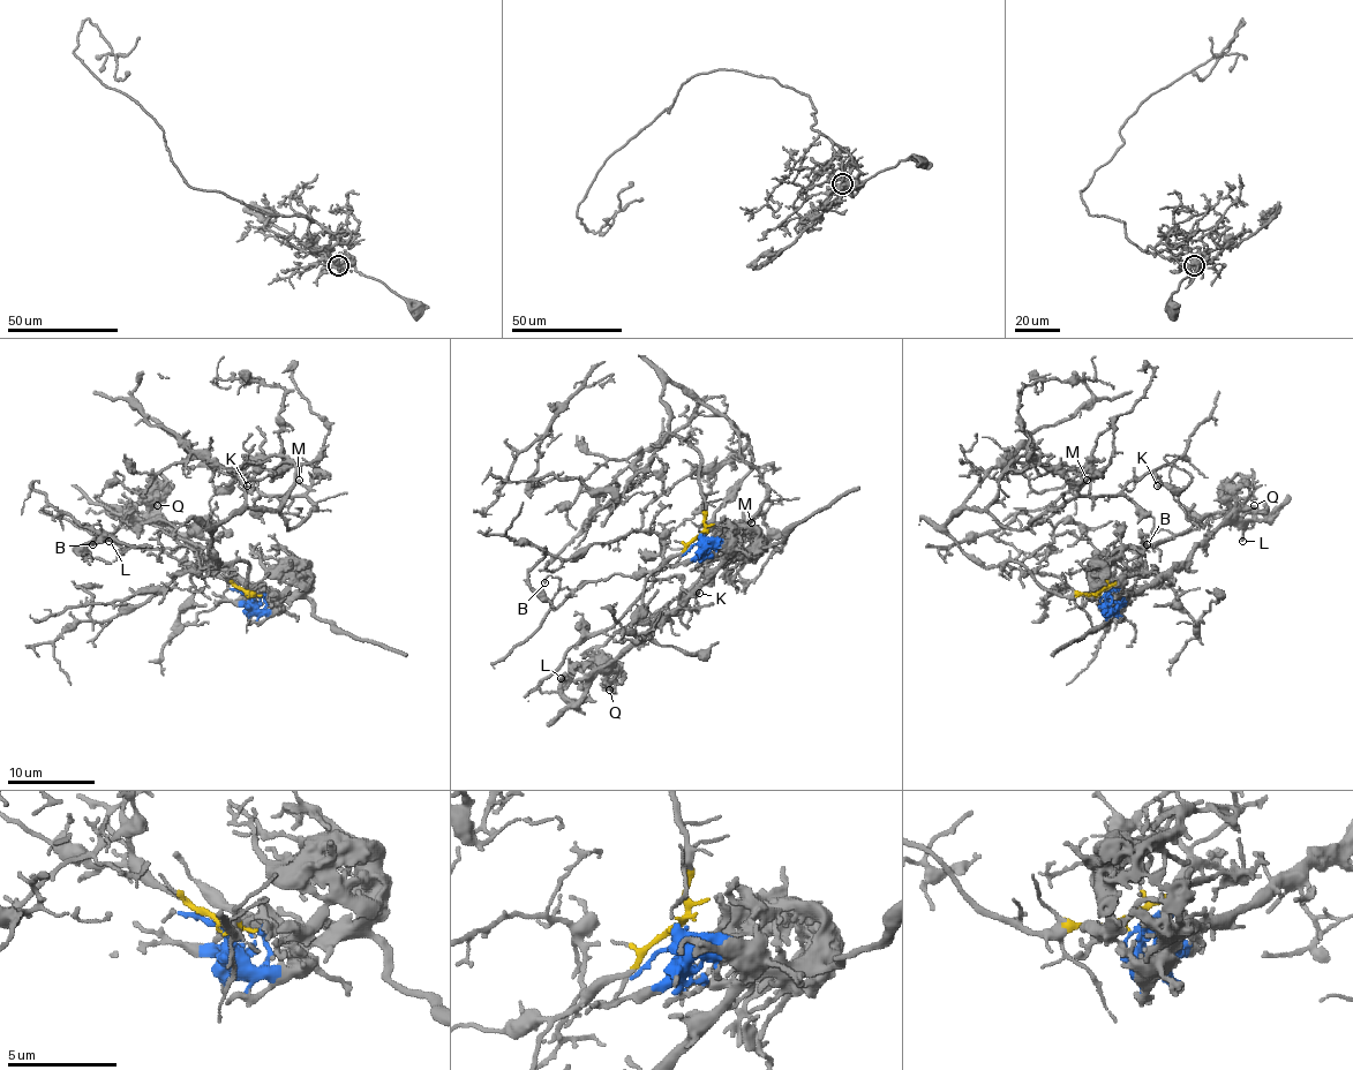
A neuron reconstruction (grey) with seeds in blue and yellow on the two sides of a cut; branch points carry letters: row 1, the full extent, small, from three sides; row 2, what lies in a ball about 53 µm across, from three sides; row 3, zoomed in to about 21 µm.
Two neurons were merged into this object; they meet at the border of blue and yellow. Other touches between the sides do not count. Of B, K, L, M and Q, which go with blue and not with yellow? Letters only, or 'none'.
L, Q

